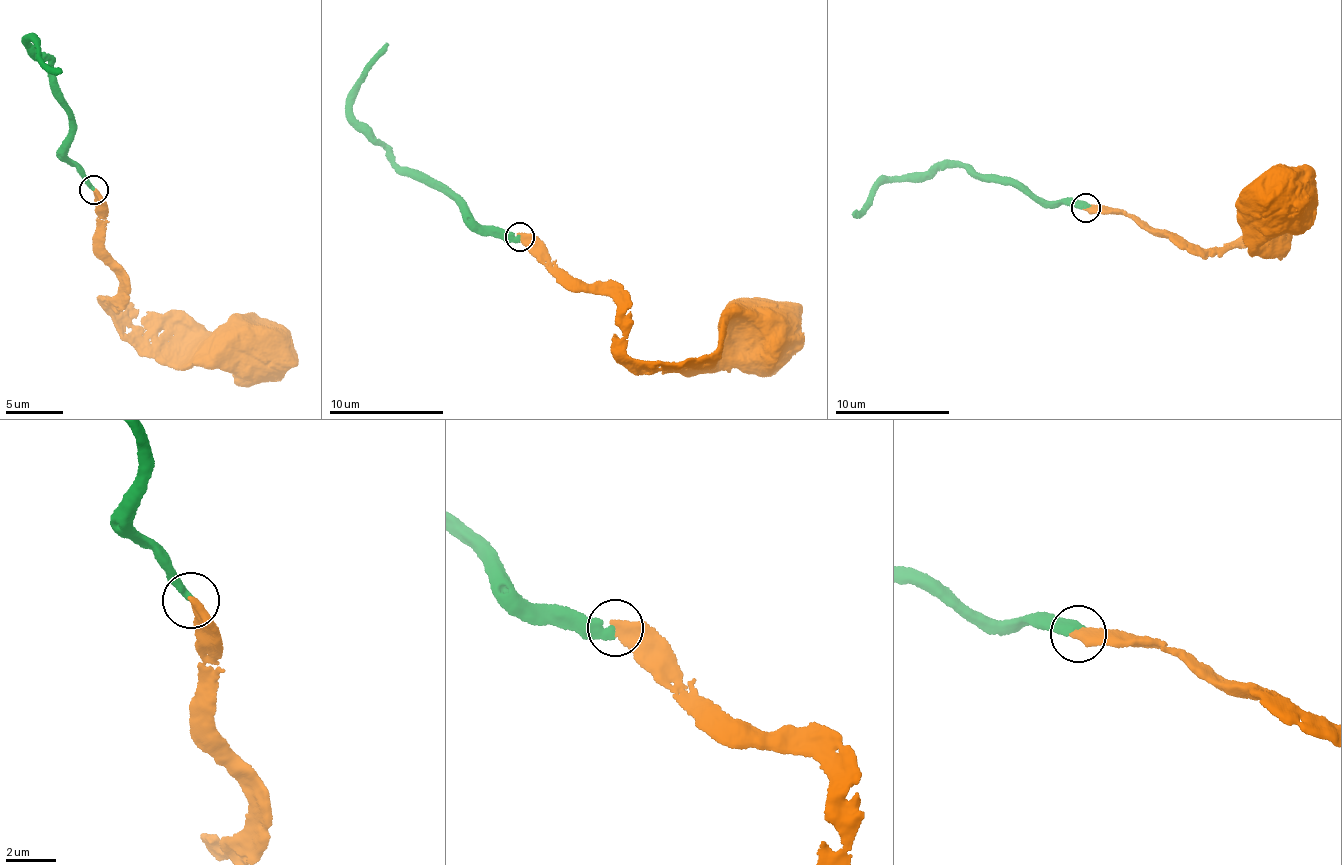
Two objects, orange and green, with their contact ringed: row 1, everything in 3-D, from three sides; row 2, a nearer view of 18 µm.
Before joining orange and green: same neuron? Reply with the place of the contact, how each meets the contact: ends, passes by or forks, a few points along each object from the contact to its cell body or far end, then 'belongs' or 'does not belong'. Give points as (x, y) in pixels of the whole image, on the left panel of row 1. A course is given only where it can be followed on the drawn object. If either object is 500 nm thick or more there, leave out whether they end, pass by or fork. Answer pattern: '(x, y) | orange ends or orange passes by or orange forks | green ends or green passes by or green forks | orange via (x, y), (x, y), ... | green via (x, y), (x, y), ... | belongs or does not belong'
(93, 190) | orange ends | green ends | orange via (92, 189), (119, 294), (107, 303), (112, 315), (138, 326), (192, 334), (245, 355), (247, 345), (257, 353) | green via (92, 189), (66, 153), (73, 140), (48, 59), (34, 54), (27, 41), (61, 71) | belongs

